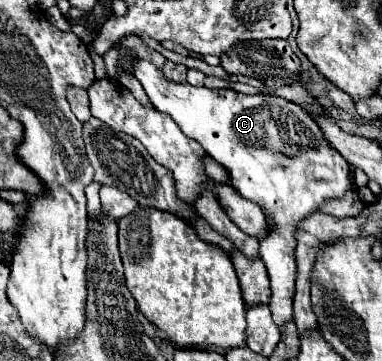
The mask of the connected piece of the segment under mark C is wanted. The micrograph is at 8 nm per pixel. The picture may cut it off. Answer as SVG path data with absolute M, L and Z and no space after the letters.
M139 58L131 62L131 74L141 82L151 104L169 114L183 134L197 140L231 174L233 188L243 198L257 202L275 220L275 228L269 228L267 238L261 240L261 260L271 278L273 294L269 308L273 320L277 326L287 324L293 320L297 278L295 226L305 216L317 212L325 198L335 198L349 190L349 162L327 144L311 116L289 100L269 94L247 96L233 90L209 90L195 88L187 82L171 82L155 64Z

